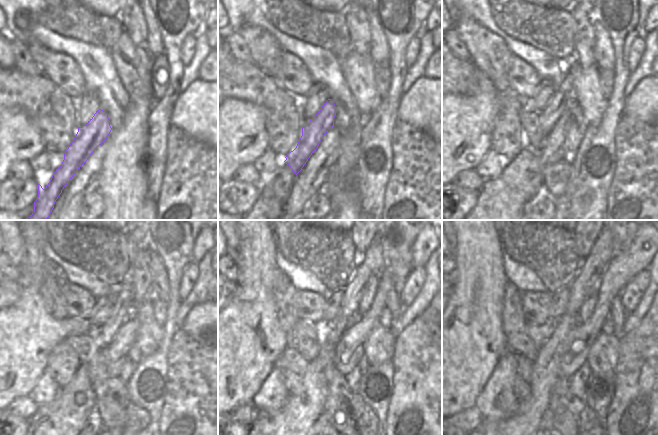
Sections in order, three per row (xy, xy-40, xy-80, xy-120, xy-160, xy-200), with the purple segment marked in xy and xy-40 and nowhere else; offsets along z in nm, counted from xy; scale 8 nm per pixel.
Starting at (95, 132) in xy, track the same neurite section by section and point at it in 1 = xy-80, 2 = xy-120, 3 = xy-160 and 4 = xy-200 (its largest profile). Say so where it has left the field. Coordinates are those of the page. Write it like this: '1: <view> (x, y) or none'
1: xy-80 (551, 113)
2: xy-120 (122, 311)
3: xy-160 (372, 262)
4: xy-200 (586, 282)

